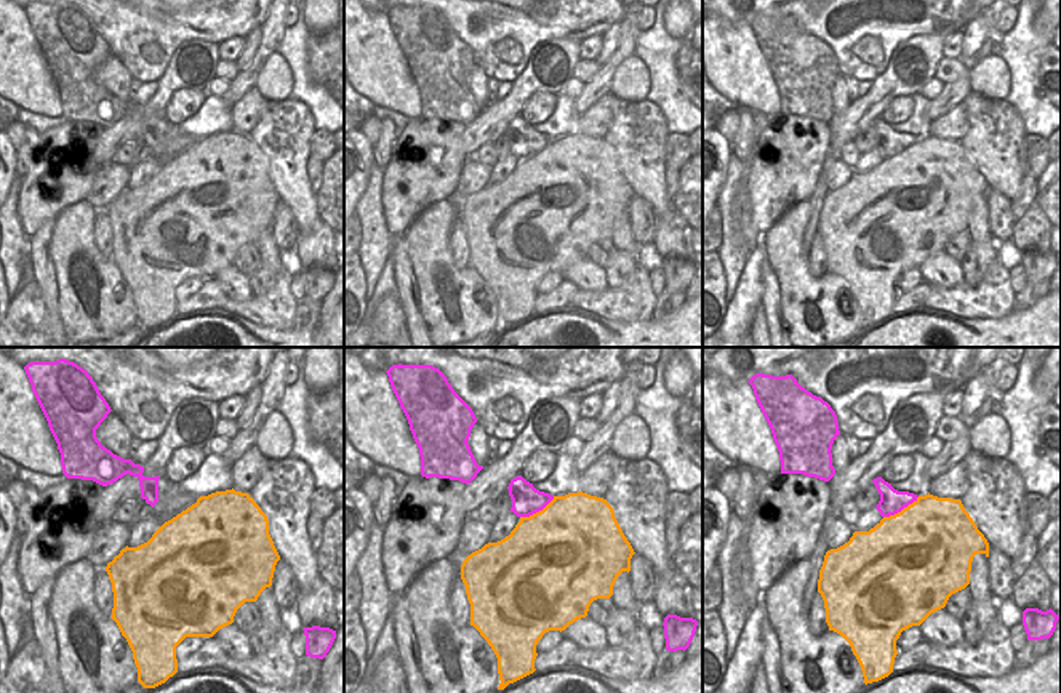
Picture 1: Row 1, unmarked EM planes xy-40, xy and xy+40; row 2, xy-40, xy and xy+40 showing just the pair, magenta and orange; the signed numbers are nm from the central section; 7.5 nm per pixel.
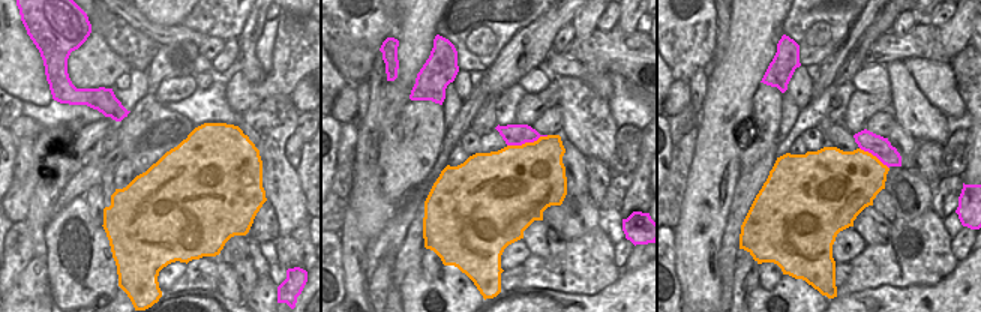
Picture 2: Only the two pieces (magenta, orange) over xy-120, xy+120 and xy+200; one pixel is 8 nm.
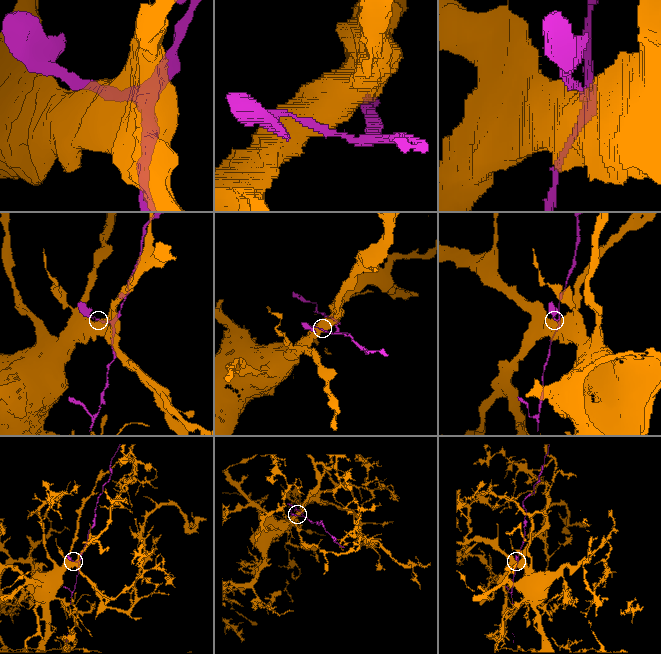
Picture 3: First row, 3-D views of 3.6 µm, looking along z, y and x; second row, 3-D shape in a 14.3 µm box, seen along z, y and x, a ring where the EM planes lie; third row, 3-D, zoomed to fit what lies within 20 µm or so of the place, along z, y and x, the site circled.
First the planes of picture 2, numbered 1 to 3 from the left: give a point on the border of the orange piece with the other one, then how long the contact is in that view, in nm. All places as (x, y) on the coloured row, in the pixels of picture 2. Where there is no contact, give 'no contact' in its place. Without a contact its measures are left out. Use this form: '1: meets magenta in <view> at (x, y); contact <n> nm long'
1: no contact
2: meets magenta in xy+120 at (527, 141); contact 340 nm long
3: meets magenta in xy+200 at (875, 155); contact 300 nm long

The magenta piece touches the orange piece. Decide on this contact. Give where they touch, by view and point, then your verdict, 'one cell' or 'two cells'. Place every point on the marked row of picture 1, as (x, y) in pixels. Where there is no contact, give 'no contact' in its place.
contact xy+40 (901, 509); two cells

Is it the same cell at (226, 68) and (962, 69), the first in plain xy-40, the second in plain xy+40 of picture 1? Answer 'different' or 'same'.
same

